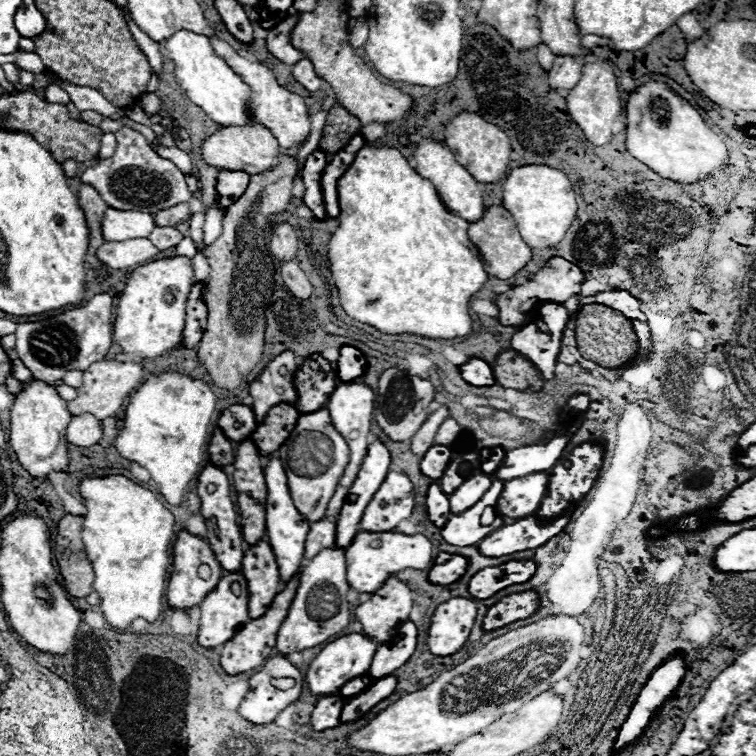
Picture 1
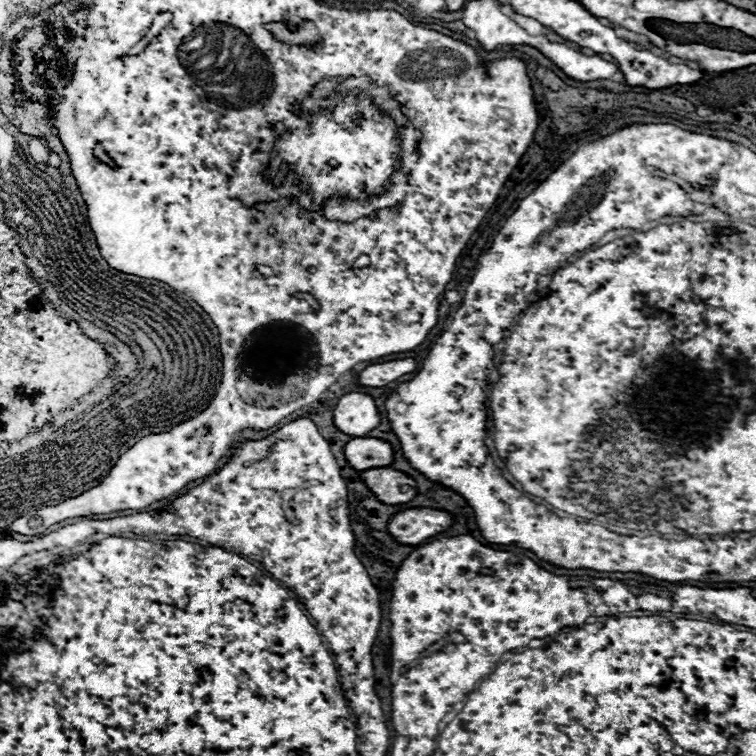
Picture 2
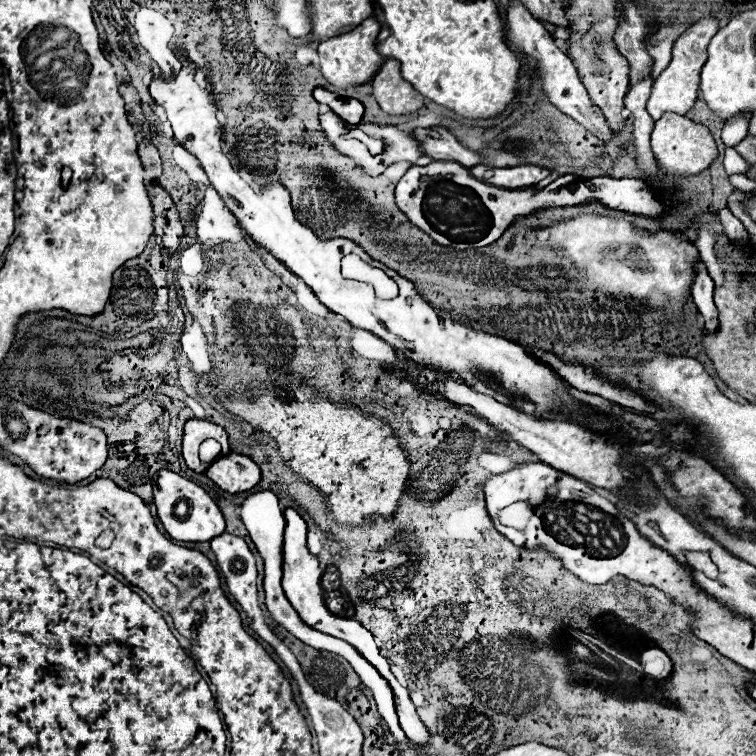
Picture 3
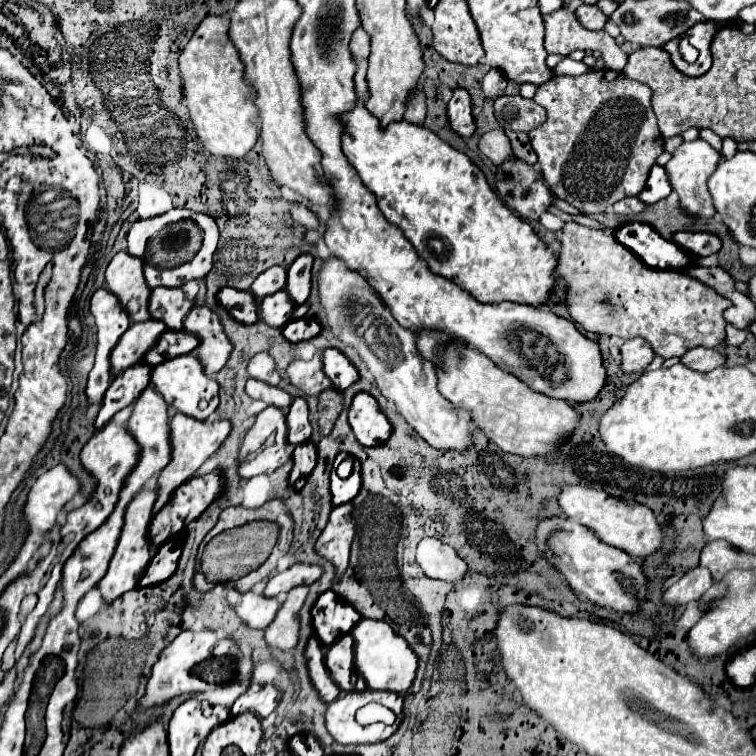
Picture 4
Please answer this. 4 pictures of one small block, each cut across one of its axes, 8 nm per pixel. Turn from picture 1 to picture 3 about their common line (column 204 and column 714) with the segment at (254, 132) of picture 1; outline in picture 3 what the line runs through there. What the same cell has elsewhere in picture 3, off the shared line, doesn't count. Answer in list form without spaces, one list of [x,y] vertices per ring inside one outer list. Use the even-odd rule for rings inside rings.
[[[672,112],[664,114],[654,124],[652,150],[654,150],[658,166],[666,168],[668,172],[684,174],[684,176],[692,176],[692,174],[708,170],[714,164],[714,160],[718,158],[718,148],[716,148],[716,142],[710,134],[710,130],[704,124],[692,122],[690,118],[680,116],[680,114],[672,114]]]

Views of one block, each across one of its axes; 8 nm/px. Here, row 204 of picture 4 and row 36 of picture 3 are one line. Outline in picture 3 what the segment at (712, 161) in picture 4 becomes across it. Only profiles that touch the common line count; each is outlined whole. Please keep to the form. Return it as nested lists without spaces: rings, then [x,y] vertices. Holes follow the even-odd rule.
[[[704,18],[698,24],[690,26],[676,42],[672,48],[672,60],[668,68],[656,78],[652,84],[652,96],[648,100],[648,110],[654,120],[658,120],[664,112],[674,112],[680,116],[686,116],[696,98],[698,98],[698,80],[700,80],[700,68],[704,66],[704,60],[708,58],[708,44],[712,36],[718,32],[718,22],[714,18]]]

